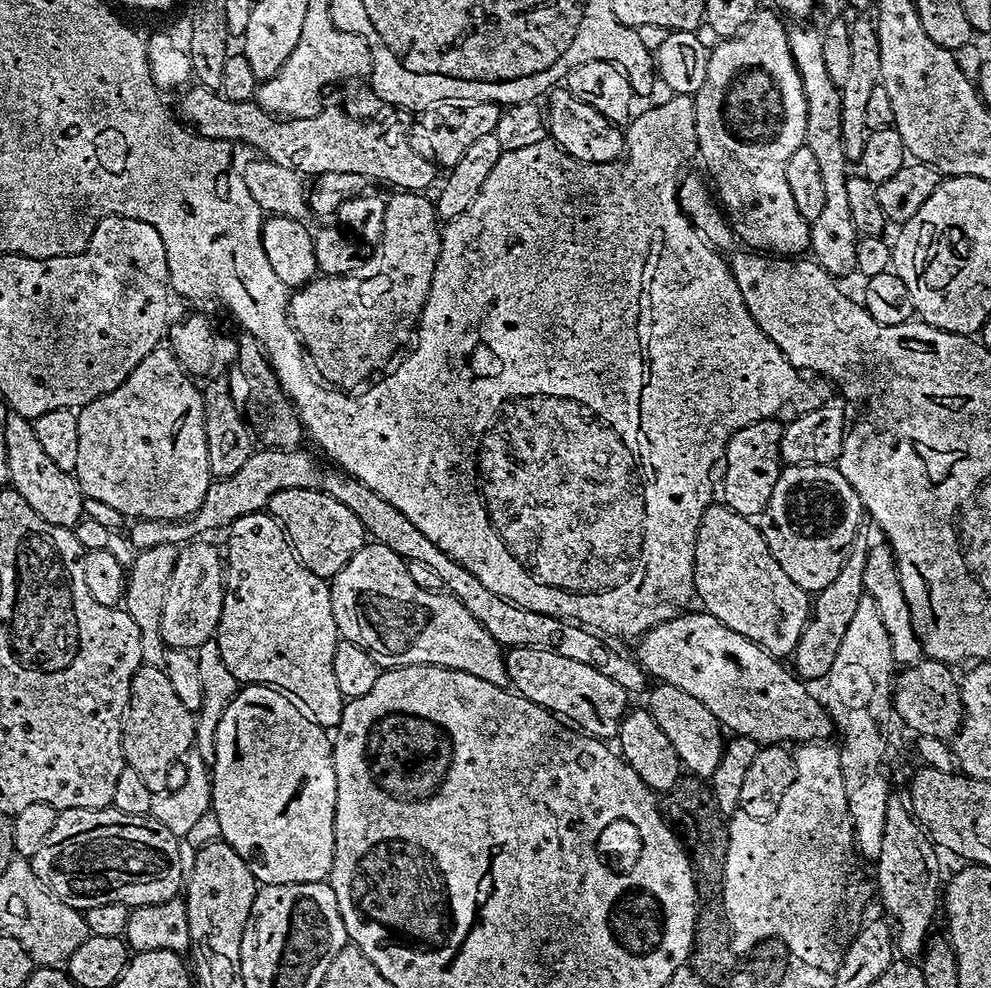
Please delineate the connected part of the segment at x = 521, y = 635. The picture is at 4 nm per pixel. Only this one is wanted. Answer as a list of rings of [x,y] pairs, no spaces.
[[[267,446],[254,451],[236,474],[230,474],[224,479],[213,479],[206,490],[202,506],[198,506],[198,510],[185,520],[136,520],[132,528],[134,549],[141,550],[163,544],[183,546],[195,541],[201,534],[208,534],[204,532],[212,532],[215,528],[227,529],[229,524],[246,514],[265,511],[270,498],[274,498],[278,490],[318,490],[338,498],[338,502],[342,502],[346,510],[352,511],[364,523],[365,533],[375,543],[390,546],[390,550],[394,550],[394,554],[398,554],[406,562],[422,562],[425,566],[430,566],[430,570],[437,572],[448,595],[460,600],[462,606],[466,606],[466,610],[470,610],[470,614],[474,614],[474,618],[482,624],[482,630],[486,630],[486,634],[490,634],[490,638],[494,638],[494,642],[498,642],[501,648],[559,650],[562,658],[574,658],[574,662],[586,662],[586,666],[594,666],[594,670],[618,682],[618,686],[622,686],[624,692],[643,693],[649,687],[650,677],[639,660],[631,655],[623,656],[622,653],[600,644],[601,637],[595,631],[575,622],[559,620],[556,616],[526,610],[522,606],[503,600],[501,596],[494,594],[494,590],[486,590],[486,586],[482,586],[482,582],[478,582],[478,578],[474,578],[470,570],[466,570],[454,558],[438,550],[438,546],[434,546],[434,542],[430,542],[430,538],[426,538],[426,534],[422,534],[422,530],[418,530],[418,526],[414,526],[414,522],[410,522],[410,518],[406,518],[402,510],[390,506],[386,498],[374,494],[370,486],[358,482],[358,478],[354,478],[343,468],[329,466],[327,463],[319,464],[310,453],[304,451]]]

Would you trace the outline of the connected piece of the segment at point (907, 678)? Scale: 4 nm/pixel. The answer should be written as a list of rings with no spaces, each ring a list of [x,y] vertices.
[[[921,658],[916,664],[909,664],[903,669],[904,672],[895,677],[892,703],[895,715],[916,736],[933,736],[939,740],[951,741],[955,736],[960,724],[964,721],[964,702],[960,693],[960,680],[951,672],[949,665],[943,660]]]

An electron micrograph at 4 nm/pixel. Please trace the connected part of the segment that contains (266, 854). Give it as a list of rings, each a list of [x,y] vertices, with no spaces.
[[[246,684],[236,693],[235,698],[226,706],[218,722],[216,743],[210,756],[210,775],[212,778],[211,815],[216,815],[216,824],[220,827],[219,839],[229,844],[246,862],[250,874],[260,884],[301,884],[302,882],[327,881],[332,871],[334,846],[336,845],[336,775],[332,761],[332,740],[325,729],[316,725],[309,716],[298,710],[289,697],[274,688],[261,684]]]

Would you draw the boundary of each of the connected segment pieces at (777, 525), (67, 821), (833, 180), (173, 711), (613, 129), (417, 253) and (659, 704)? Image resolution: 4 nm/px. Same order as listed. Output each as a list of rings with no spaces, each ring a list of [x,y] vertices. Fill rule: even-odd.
[[[790,464],[781,467],[778,482],[774,482],[774,494],[770,494],[766,510],[758,517],[758,527],[766,538],[766,546],[770,546],[770,554],[774,554],[794,586],[815,594],[826,590],[842,570],[854,538],[861,535],[860,519],[865,516],[864,503],[839,467]]]
[[[114,807],[106,808],[66,808],[57,811],[54,830],[50,830],[50,835],[46,837],[46,842],[38,846],[38,854],[30,857],[30,863],[38,882],[42,882],[45,890],[58,902],[66,902],[66,906],[87,910],[94,906],[106,906],[106,902],[122,902],[129,910],[133,908],[145,908],[151,904],[161,904],[167,900],[177,899],[181,895],[182,885],[186,880],[186,860],[180,857],[181,841],[162,822],[158,822],[150,814],[147,816],[135,816],[134,814],[122,814]]]
[[[792,28],[788,33],[792,57],[798,66],[803,89],[806,90],[806,134],[804,143],[815,154],[826,186],[826,203],[822,214],[811,221],[808,247],[816,263],[821,264],[833,278],[853,275],[856,272],[856,241],[858,233],[850,218],[850,201],[846,194],[846,182],[850,175],[850,161],[846,158],[846,146],[842,146],[842,114],[840,113],[840,90],[826,72],[822,59],[821,29]]]
[[[141,663],[130,682],[128,709],[124,712],[122,750],[126,767],[135,770],[154,794],[163,794],[169,791],[168,775],[176,759],[189,755],[188,747],[193,747],[195,734],[194,713],[182,706],[164,669]]]
[[[567,86],[551,89],[547,100],[548,136],[559,144],[564,153],[570,154],[570,158],[583,164],[613,164],[625,155],[625,129],[610,118],[606,118],[606,114],[598,114],[598,110],[590,106],[590,102],[582,102],[582,98],[575,96]]]
[[[400,190],[392,195],[396,196],[386,200],[382,208],[384,233],[380,236],[380,273],[377,276],[320,274],[310,283],[295,289],[288,297],[288,314],[292,318],[292,325],[300,335],[300,342],[319,379],[341,390],[352,390],[355,384],[363,385],[369,378],[375,377],[381,371],[379,368],[407,340],[409,343],[413,339],[440,257],[442,224],[436,215],[435,203],[419,192]]]
[[[663,682],[657,683],[655,687],[647,693],[649,696],[646,701],[647,710],[654,722],[662,726],[666,738],[670,738],[674,750],[678,750],[681,765],[691,775],[711,778],[714,770],[718,770],[718,762],[724,753],[725,729],[718,722],[718,718],[714,718],[714,714],[710,714],[710,710],[706,710],[706,706],[698,702],[698,698],[686,694],[686,690],[678,690],[678,686],[670,686]]]

